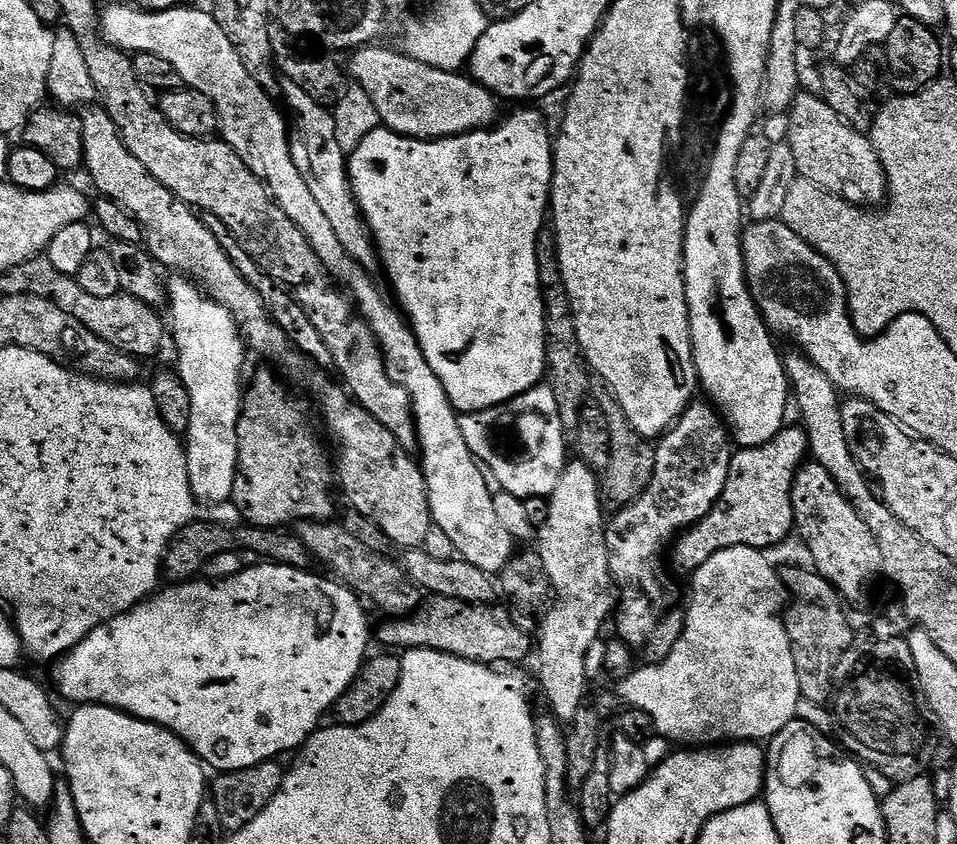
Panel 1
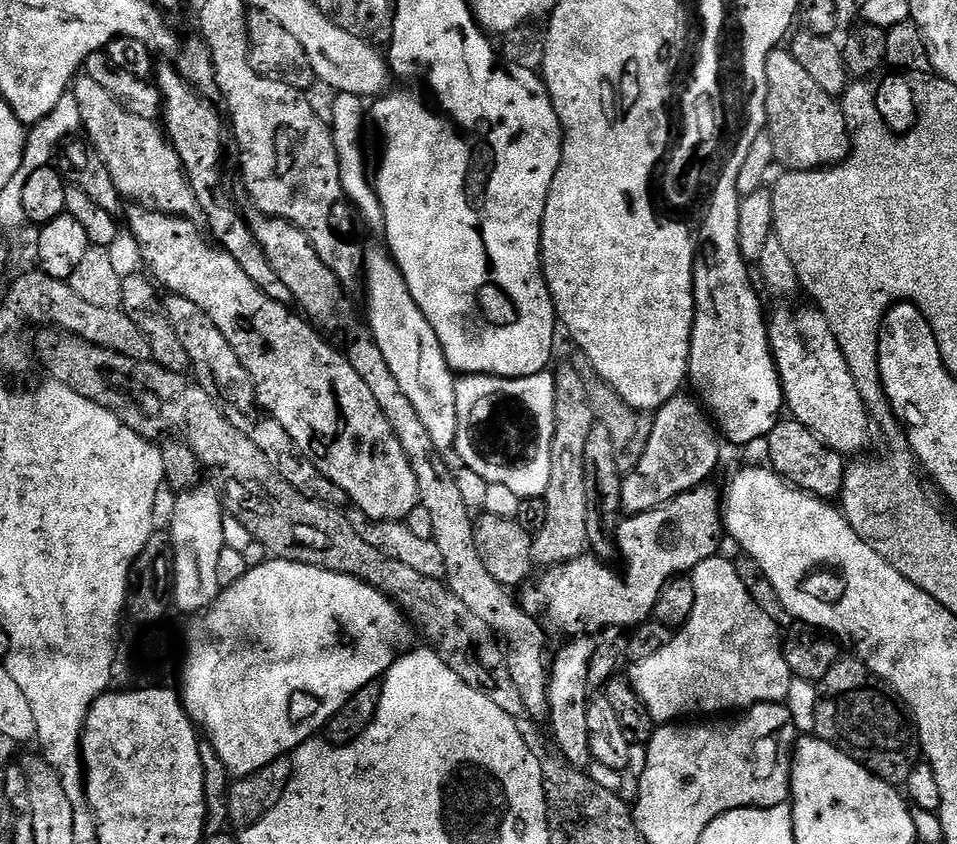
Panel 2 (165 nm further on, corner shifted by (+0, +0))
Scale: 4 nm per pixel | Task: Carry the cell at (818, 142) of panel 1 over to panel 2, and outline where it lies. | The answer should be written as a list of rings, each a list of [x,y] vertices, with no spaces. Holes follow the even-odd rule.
[[[777,50],[766,58],[766,82],[768,83],[768,123],[766,135],[774,142],[776,164],[793,172],[814,172],[818,168],[826,168],[841,164],[850,151],[850,129],[844,116],[843,107],[831,96],[815,84],[814,78],[794,62],[791,51]]]

